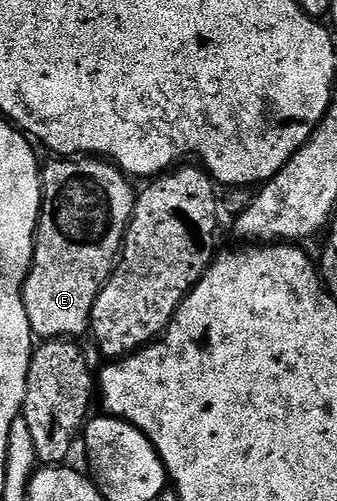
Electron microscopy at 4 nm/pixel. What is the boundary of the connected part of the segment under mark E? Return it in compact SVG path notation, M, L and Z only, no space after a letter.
M54 157L50 164L42 167L42 215L38 219L38 233L34 241L34 264L30 267L28 277L22 286L24 297L24 309L28 313L31 332L39 340L49 341L52 339L77 340L77 335L86 335L90 330L90 314L92 305L96 305L96 297L100 297L102 286L110 279L114 266L118 264L118 256L122 254L122 242L126 236L126 230L130 219L134 216L134 200L136 198L136 187L126 174L115 167L109 161L103 161L98 157Z

